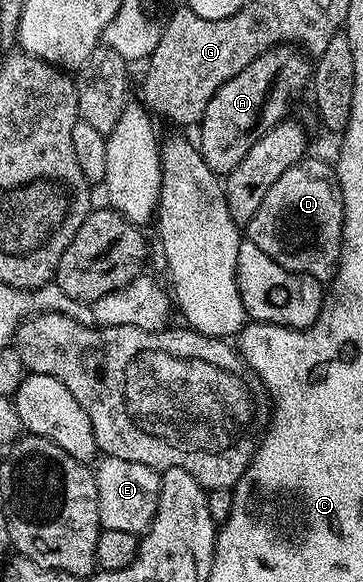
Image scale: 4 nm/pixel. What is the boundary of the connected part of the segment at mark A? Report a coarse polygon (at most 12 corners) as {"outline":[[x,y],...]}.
{"outline":[[283,44],[208,100],[196,145],[230,174],[287,117],[311,59]]}

